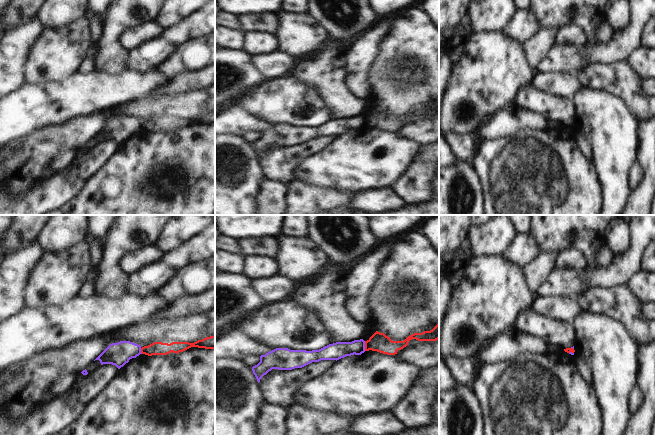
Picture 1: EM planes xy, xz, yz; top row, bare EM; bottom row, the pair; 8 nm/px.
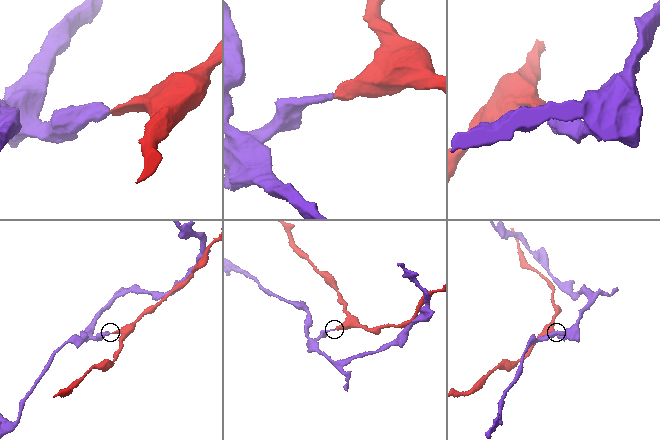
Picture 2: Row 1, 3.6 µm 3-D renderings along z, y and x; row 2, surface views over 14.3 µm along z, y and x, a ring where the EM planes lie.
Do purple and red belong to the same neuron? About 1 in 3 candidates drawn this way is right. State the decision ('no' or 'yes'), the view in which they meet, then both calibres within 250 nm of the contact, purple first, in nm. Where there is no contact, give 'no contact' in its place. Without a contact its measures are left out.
no | xz | 140/150 nm

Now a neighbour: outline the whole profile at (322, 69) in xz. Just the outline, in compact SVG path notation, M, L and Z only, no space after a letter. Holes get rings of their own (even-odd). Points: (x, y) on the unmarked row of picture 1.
M328 39L324 48L317 51L312 57L296 60L294 68L288 74L288 76L296 77L307 84L314 85L325 105L332 111L334 119L360 116L367 105L365 98L353 96L342 81L339 68L345 49L346 46L342 42Z

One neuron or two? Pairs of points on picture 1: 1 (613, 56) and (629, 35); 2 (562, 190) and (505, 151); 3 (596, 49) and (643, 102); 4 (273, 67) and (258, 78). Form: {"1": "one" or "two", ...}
{"1": "one", "2": "one", "3": "two", "4": "two"}

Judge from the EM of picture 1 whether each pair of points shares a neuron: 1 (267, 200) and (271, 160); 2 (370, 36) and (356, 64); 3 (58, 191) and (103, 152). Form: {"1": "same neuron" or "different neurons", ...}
{"1": "different neurons", "2": "same neuron", "3": "same neuron"}

